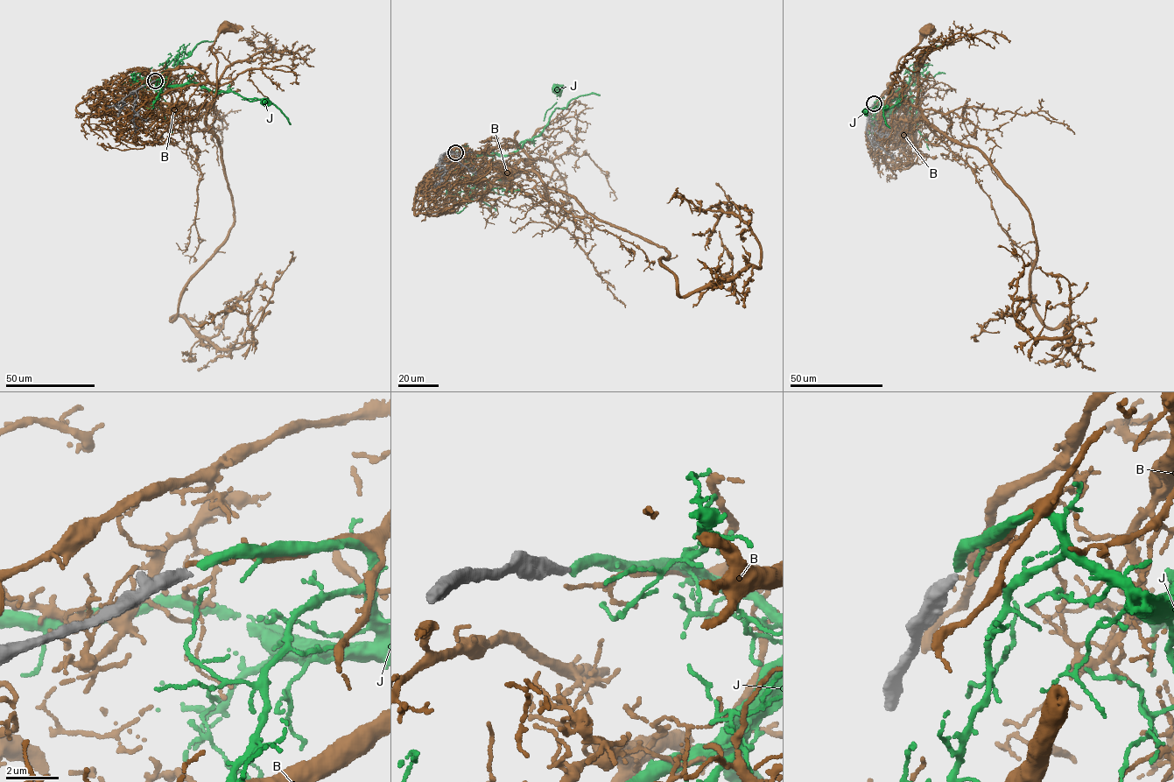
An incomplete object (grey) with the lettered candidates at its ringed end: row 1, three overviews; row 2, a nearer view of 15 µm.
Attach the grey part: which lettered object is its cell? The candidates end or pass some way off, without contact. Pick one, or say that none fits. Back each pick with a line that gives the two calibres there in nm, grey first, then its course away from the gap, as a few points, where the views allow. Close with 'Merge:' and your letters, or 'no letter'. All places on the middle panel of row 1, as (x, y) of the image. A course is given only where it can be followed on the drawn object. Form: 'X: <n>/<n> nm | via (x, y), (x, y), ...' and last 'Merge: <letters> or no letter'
J: 340/340 nm | via (455, 152), (478, 157), (511, 154), (526, 140), (532, 140), (542, 131), (554, 109), (556, 88)
Merge: J

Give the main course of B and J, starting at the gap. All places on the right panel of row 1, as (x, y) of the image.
B: (875, 103), (893, 81), (879, 123), (885, 137), (896, 105), (885, 110), (890, 75), (927, 29)
J: (874, 103), (902, 99), (899, 105), (898, 101), (885, 109), (880, 106), (867, 110)

